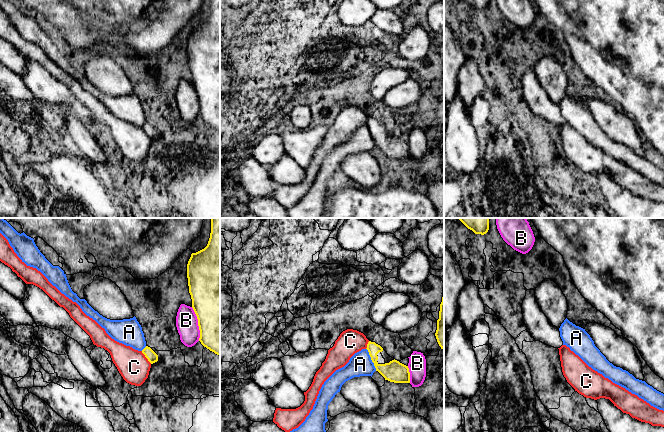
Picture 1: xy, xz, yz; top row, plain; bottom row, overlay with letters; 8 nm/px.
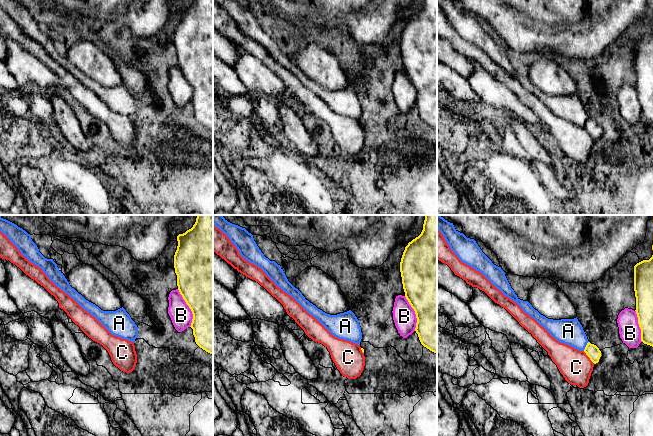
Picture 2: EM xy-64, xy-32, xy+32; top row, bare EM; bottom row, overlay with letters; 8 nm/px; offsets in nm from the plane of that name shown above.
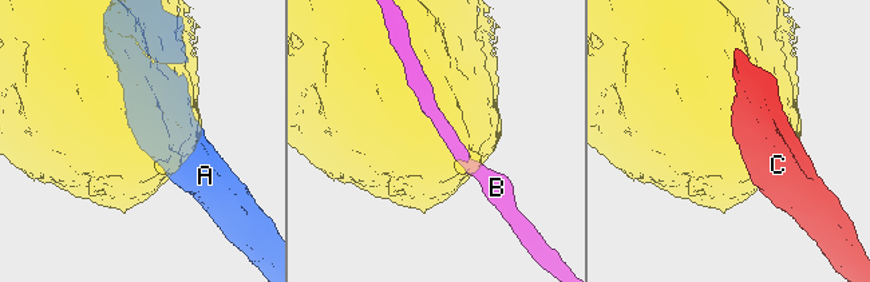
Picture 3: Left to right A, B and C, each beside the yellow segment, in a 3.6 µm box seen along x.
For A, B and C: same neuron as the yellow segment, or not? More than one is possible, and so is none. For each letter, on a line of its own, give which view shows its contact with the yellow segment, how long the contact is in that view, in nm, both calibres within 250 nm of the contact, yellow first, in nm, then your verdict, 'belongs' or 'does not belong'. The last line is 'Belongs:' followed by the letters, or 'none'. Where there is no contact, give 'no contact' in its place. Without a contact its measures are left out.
A: meets yellow in xz; contact 200 nm long; 170 nm thick on the yellow side, 190 nm on the other; does not belong
B: meets yellow in xy; contact 280 nm long; 440 nm thick on the yellow side, 180 nm on the other; does not belong
C: meets yellow in xy; contact 130 nm long; 90 nm thick on the yellow side, 240 nm on the other; does not belong
Belongs: none

